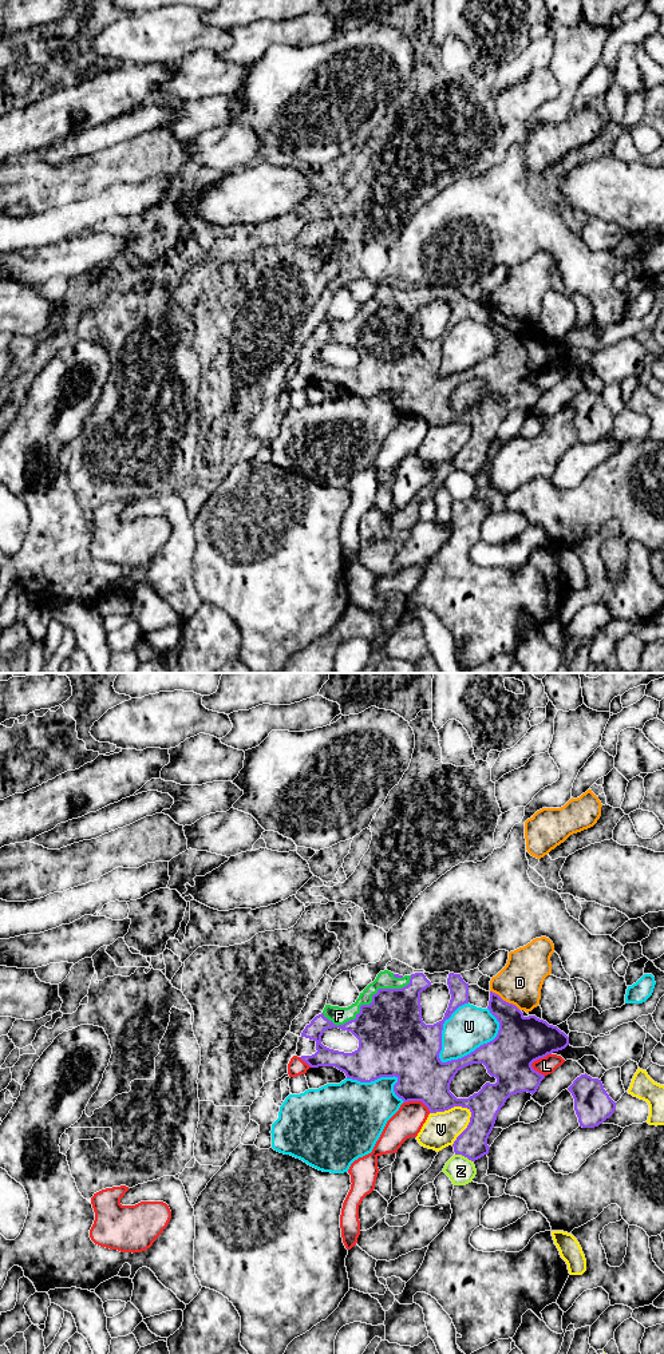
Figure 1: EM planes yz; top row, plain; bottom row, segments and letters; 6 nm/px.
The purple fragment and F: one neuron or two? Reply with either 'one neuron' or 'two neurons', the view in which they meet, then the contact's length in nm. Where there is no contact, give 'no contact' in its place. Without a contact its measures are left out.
one neuron | yz | 600 nm

